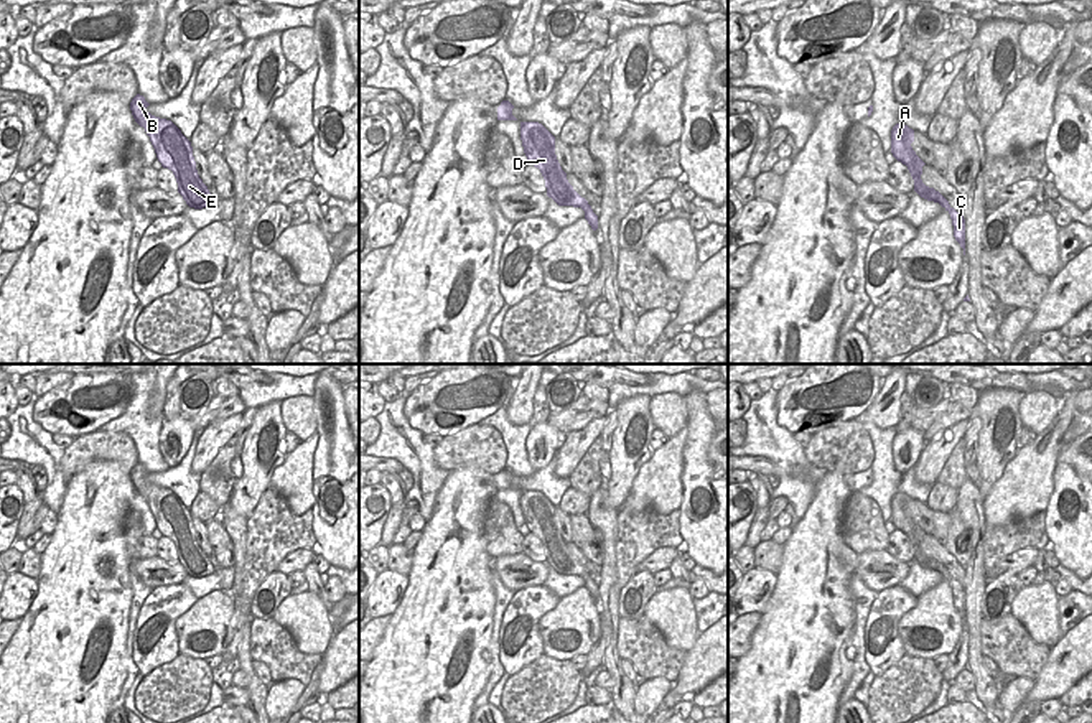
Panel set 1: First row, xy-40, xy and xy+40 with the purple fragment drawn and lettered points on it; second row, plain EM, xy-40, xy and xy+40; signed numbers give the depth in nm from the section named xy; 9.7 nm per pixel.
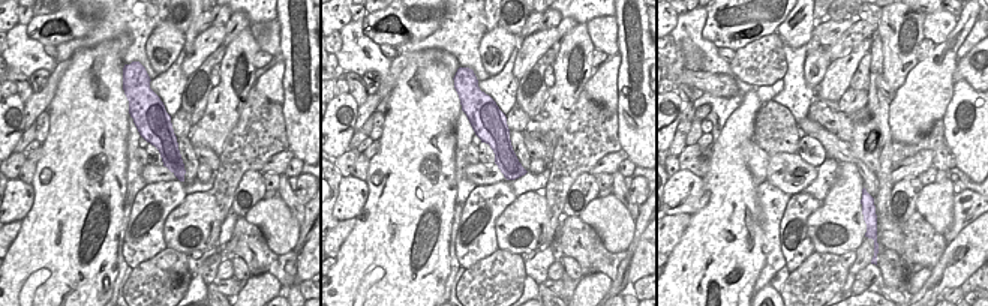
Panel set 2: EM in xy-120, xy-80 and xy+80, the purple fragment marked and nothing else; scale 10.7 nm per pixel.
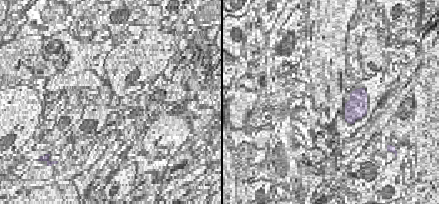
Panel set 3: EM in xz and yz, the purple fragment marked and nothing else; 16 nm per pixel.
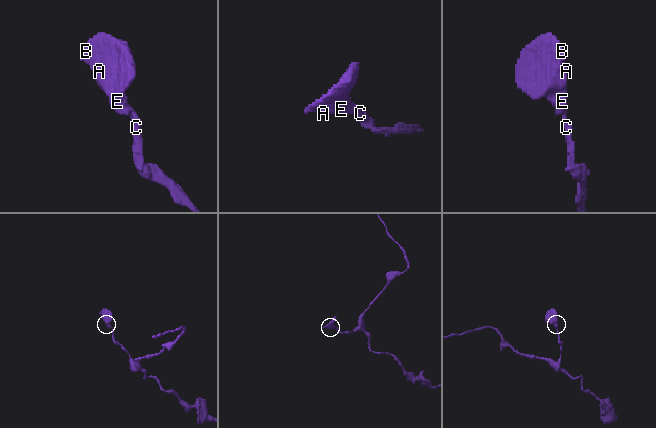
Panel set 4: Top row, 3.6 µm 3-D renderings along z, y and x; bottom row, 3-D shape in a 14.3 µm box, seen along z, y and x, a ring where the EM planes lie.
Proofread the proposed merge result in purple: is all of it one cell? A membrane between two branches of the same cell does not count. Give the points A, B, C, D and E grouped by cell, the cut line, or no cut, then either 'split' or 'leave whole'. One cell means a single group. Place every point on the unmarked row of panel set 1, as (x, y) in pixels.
groups A B C D E; cut none; leave whole

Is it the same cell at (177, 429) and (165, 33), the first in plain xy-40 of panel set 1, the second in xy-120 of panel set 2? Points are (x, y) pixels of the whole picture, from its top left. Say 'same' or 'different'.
same

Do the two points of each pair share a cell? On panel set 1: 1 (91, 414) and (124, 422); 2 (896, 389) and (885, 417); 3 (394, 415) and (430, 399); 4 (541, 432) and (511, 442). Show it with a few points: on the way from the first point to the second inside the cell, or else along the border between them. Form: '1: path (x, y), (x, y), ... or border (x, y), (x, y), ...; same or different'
1: border (132, 384), (132, 399), (127, 409), (98, 429); different
2: path (895, 396), (885, 410); same
3: border (406, 396), (404, 415), (412, 427), (424, 433); different
4: border (531, 427), (526, 437), (526, 458), (536, 470); different

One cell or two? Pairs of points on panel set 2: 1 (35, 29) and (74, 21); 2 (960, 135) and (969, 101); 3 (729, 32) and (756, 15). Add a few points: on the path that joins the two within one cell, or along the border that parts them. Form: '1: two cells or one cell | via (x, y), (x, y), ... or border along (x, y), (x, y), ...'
1: one cell | via (44, 21), (57, 17), (65, 18)
2: one cell | via (954, 128), (957, 105)
3: one cell | via (735, 26), (745, 15), (750, 15)

